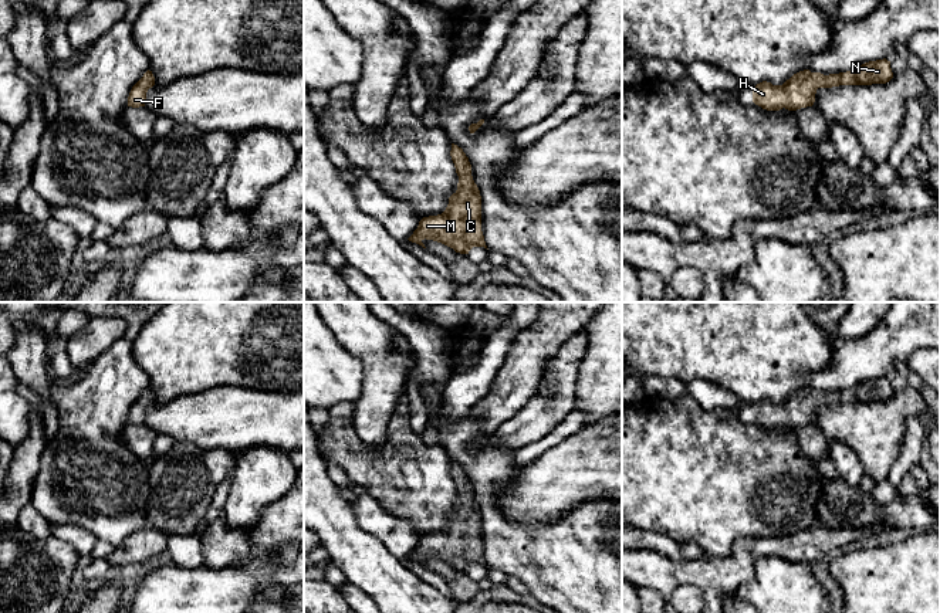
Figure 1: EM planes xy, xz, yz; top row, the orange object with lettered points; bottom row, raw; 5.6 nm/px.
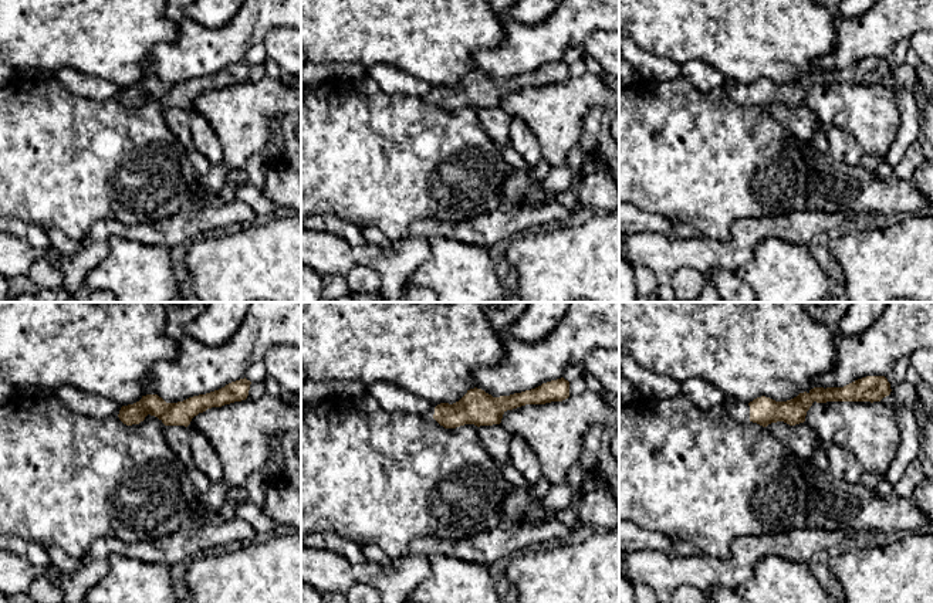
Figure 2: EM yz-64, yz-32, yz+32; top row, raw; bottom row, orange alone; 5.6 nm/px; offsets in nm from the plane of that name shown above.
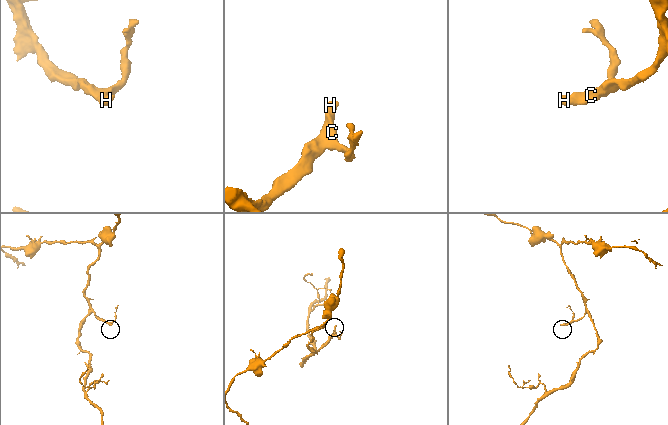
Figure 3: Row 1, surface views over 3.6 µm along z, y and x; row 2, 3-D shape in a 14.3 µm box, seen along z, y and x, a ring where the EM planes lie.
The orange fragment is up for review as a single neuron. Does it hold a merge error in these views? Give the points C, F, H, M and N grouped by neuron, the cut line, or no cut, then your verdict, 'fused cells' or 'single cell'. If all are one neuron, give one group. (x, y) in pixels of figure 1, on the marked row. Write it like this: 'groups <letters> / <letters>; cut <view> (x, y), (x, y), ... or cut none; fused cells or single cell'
groups C F H M N; cut none; single cell

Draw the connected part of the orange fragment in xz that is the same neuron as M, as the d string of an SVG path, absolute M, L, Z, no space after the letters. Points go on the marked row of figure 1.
M452 143L450 156L459 176L457 190L449 197L446 210L437 216L423 217L408 240L423 248L425 238L433 240L456 253L469 254L473 247L487 248L481 231L481 196L463 149Z

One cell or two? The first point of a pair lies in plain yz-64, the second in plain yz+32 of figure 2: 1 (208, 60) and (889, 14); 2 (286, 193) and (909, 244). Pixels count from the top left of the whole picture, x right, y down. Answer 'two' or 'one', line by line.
1: one
2: two

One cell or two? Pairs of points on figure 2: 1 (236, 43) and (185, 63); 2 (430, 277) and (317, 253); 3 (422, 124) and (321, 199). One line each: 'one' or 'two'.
1: one
2: two
3: one

